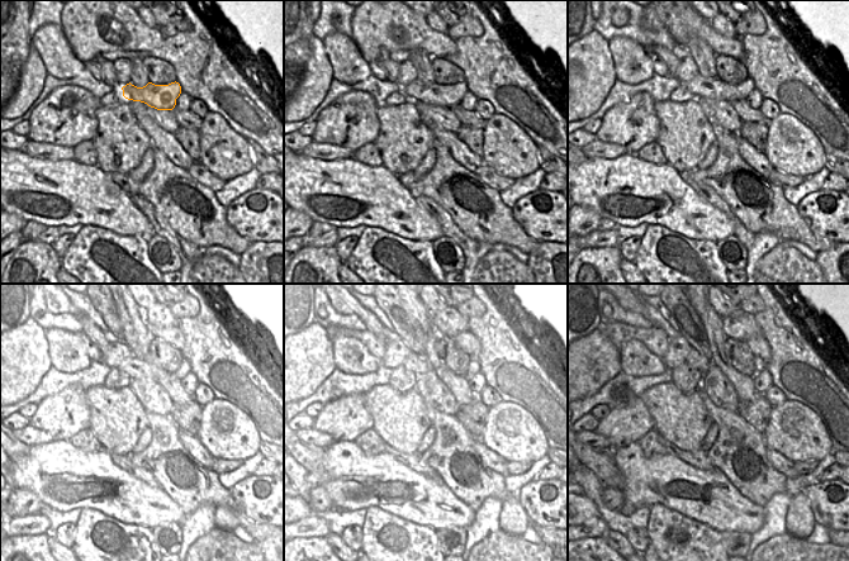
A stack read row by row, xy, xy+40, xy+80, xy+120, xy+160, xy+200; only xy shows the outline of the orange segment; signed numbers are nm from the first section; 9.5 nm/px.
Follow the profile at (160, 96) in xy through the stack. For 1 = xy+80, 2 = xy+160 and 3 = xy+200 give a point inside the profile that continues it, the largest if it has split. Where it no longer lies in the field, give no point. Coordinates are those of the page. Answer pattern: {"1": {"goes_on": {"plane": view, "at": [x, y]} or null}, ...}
{"1": {"goes_on": {"plane": "xy+80", "at": [712, 88]}}, "2": {"goes_on": {"plane": "xy+160", "at": [420, 366]}}, "3": {"goes_on": {"plane": "xy+200", "at": [702, 365]}}}

